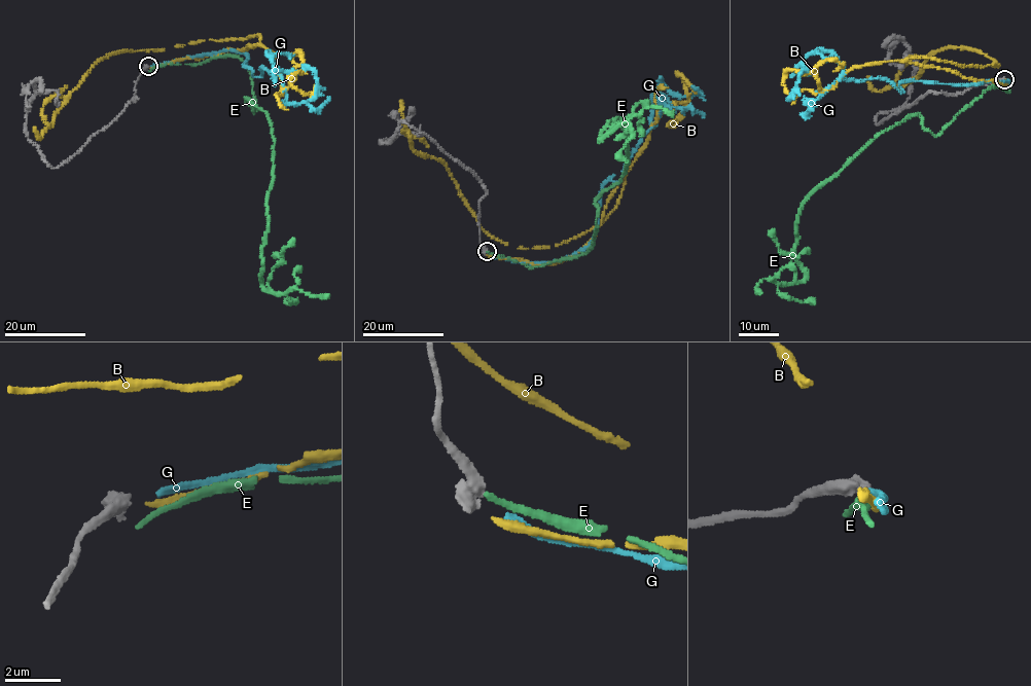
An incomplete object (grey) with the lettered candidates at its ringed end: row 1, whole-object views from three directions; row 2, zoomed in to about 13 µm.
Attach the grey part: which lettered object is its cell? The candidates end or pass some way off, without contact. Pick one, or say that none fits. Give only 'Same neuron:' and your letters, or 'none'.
Same neuron: G

